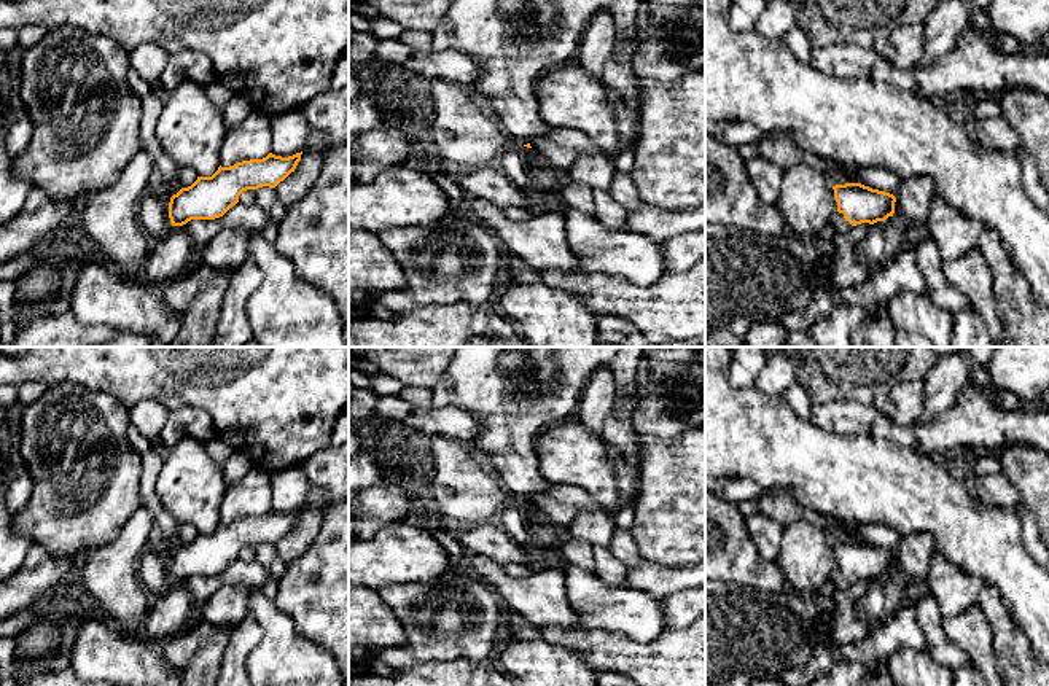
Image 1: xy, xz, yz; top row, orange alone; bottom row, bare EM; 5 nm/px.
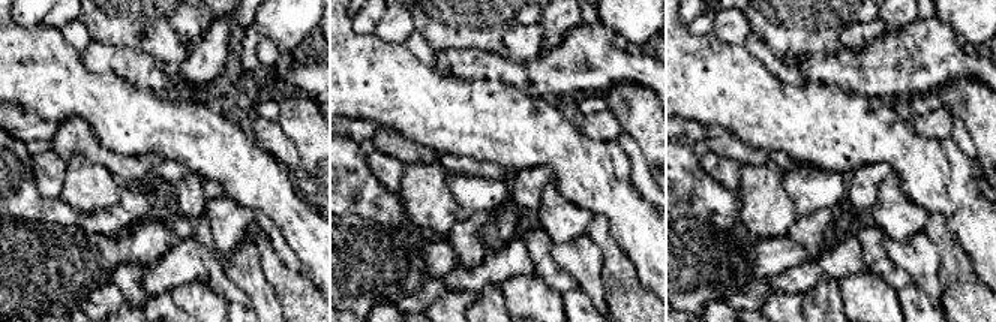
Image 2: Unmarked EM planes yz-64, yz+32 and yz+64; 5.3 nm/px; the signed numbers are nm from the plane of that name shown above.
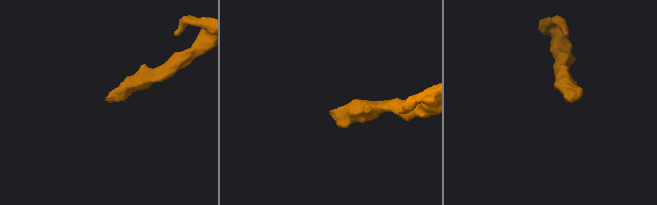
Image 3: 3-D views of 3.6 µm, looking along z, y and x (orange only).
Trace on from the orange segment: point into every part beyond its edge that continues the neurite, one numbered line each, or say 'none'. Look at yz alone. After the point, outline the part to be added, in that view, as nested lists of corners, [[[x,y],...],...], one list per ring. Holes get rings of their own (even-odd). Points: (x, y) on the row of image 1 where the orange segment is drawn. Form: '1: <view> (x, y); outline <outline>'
1: yz (839, 225); outline [[[836,212],[833,223],[831,223],[831,236],[844,234],[850,231],[853,226],[845,220],[844,213]]]

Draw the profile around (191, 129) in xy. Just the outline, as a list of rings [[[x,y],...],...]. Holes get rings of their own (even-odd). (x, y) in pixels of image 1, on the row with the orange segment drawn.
[[[185,81],[164,95],[156,135],[175,166],[189,167],[197,177],[212,177],[220,167],[220,151],[226,132],[223,110],[207,95],[205,88]]]

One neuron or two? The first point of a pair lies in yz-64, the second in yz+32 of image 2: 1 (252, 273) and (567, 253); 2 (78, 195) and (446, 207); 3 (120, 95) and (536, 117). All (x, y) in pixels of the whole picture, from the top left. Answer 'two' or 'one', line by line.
1: one
2: one
3: one

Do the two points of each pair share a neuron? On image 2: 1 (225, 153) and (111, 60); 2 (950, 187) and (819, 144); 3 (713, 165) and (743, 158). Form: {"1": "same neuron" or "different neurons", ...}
{"1": "different neurons", "2": "same neuron", "3": "different neurons"}

